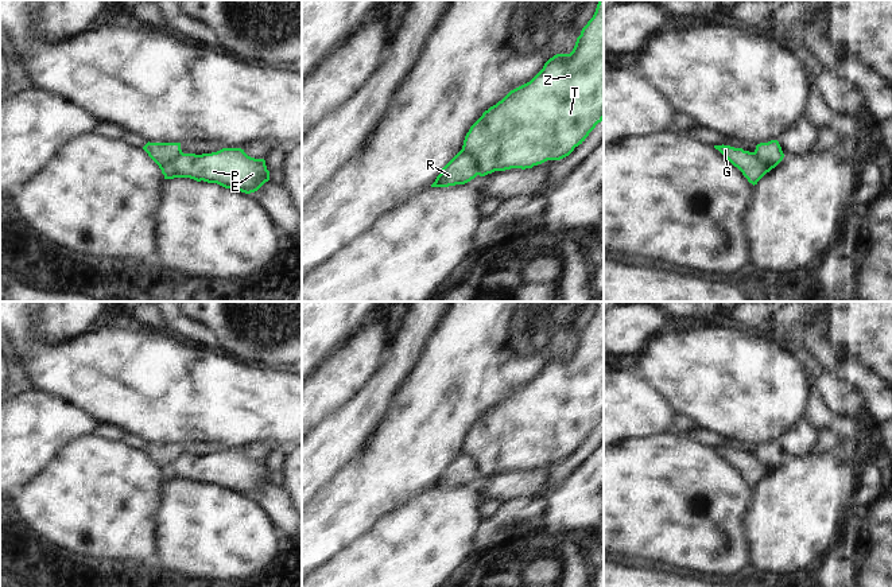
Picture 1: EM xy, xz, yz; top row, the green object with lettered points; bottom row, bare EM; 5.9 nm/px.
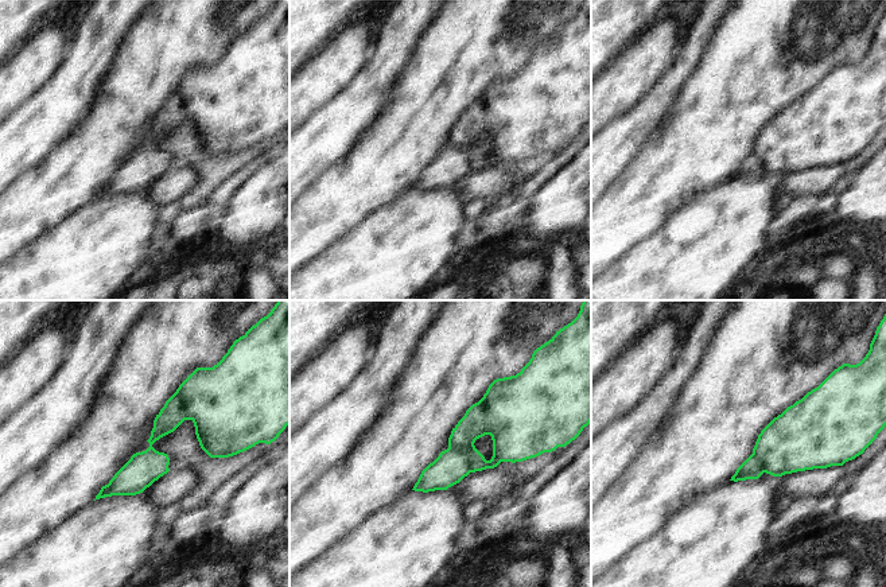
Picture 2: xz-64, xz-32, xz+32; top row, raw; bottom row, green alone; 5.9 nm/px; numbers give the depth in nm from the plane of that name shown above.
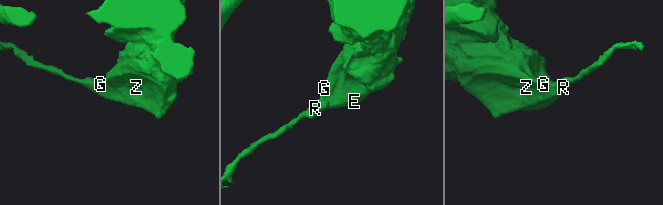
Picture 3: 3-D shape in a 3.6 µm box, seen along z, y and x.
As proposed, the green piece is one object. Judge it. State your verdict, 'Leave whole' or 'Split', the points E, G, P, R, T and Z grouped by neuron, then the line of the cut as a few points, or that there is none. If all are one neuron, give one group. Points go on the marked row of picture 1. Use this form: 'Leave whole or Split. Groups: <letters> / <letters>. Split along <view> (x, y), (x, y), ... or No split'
Split. Groups: E G P T Z / R. Split along xz (461, 150), (474, 159), (479, 174).

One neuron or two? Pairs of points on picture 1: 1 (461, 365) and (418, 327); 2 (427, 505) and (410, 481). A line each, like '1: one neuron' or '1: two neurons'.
1: two neurons
2: two neurons

